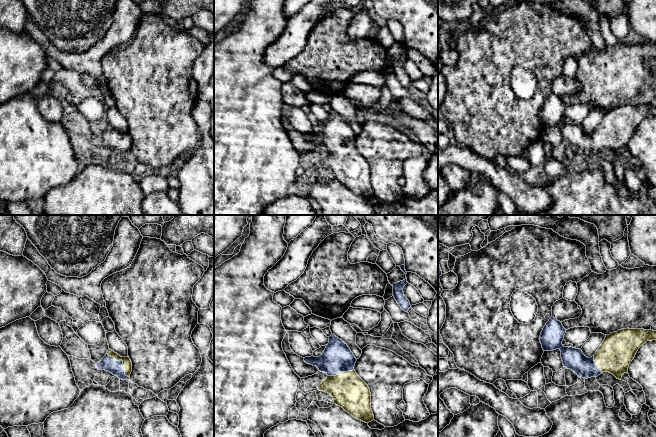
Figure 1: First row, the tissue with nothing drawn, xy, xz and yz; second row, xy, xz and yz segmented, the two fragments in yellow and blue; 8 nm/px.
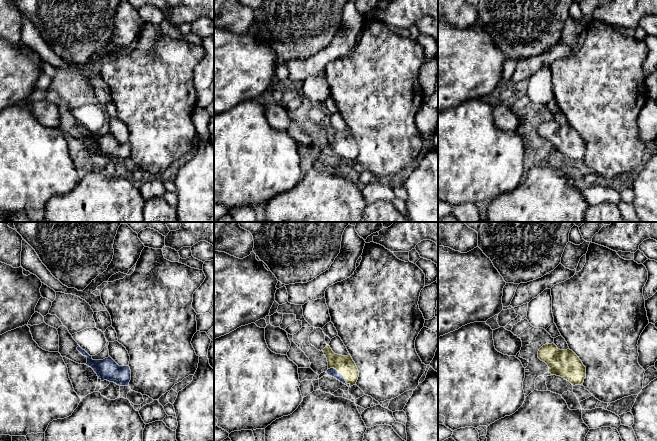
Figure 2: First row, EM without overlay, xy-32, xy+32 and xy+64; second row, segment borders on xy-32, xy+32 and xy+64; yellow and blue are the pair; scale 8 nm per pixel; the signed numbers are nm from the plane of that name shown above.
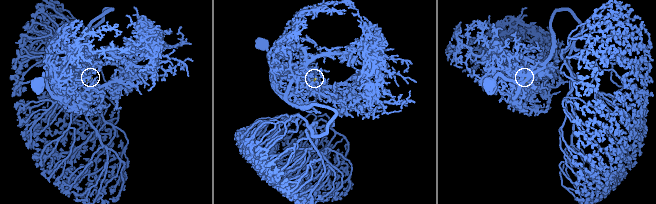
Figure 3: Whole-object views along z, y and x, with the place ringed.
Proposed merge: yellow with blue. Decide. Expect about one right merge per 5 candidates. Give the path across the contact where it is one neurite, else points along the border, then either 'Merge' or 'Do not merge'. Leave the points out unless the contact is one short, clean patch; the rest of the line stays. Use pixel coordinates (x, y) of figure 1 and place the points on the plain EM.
Path across: xy (127, 140), (123, 138), (108, 139). Merge

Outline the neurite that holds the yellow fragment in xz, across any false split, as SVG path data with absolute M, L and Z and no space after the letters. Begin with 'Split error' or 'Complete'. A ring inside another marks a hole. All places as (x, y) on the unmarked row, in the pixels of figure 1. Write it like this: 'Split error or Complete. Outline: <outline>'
Split error. Outline: M332 110L321 132L304 137L328 151L318 166L330 170L334 180L365 199L374 196L370 165L354 146L357 135L347 120Z

